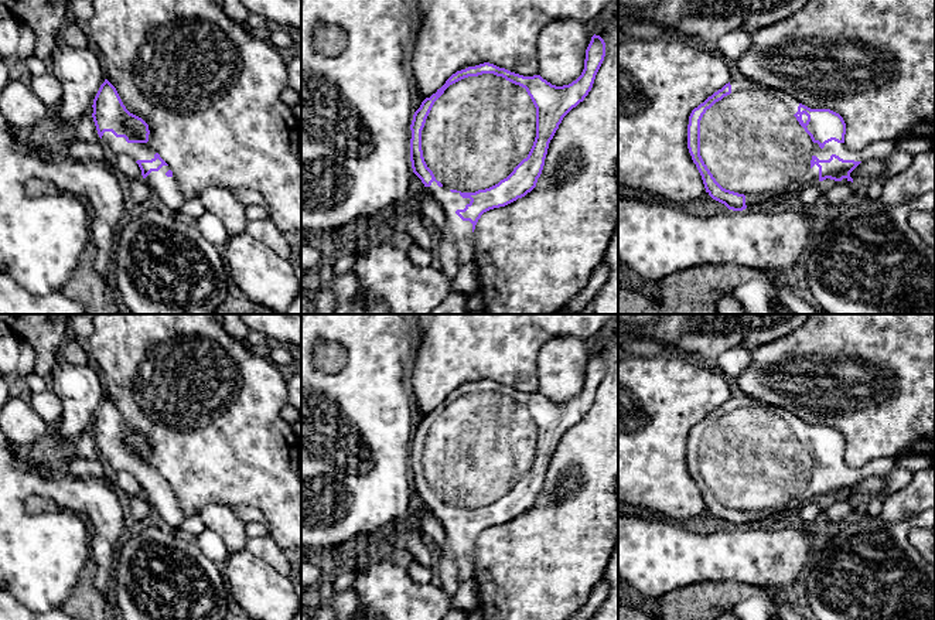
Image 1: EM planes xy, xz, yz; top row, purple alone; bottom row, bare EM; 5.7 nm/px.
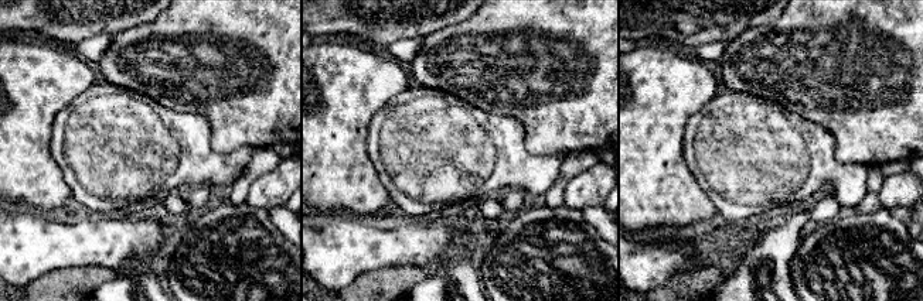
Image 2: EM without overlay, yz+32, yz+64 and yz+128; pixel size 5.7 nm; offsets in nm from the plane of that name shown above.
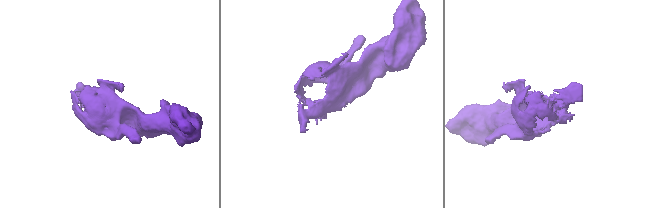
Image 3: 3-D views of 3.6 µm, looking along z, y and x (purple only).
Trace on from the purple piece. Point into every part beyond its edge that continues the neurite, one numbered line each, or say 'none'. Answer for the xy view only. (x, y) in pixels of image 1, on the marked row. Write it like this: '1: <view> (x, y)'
1: xy (115, 146)

